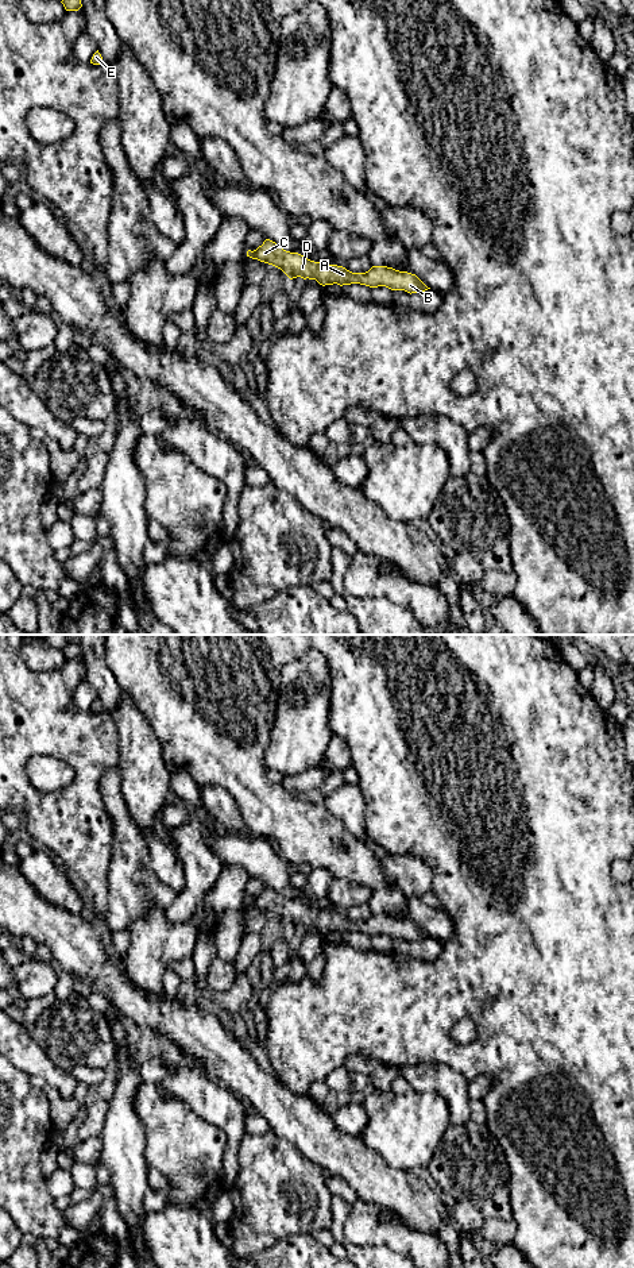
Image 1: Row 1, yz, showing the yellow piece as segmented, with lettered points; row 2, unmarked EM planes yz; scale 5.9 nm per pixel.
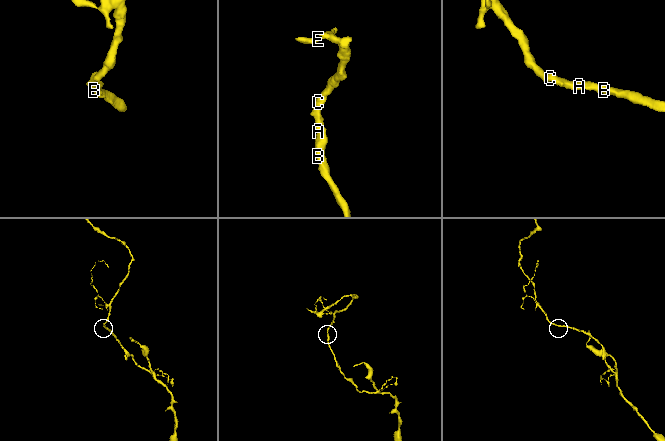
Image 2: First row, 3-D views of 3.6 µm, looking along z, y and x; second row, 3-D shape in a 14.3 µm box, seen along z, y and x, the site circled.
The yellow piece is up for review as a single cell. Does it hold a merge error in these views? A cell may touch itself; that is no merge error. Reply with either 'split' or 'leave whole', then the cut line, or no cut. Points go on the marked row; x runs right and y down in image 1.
leave whole; no cut

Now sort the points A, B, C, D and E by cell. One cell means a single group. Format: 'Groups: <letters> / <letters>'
Groups: A B C D E

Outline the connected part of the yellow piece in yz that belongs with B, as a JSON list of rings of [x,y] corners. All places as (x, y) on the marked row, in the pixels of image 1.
[[[270,239],[256,250],[248,250],[247,257],[281,269],[290,280],[297,277],[316,280],[322,286],[360,284],[370,288],[386,286],[391,290],[405,290],[410,294],[430,289],[415,274],[407,271],[372,266],[366,273],[352,273],[343,266],[314,262],[298,253],[286,251]]]

